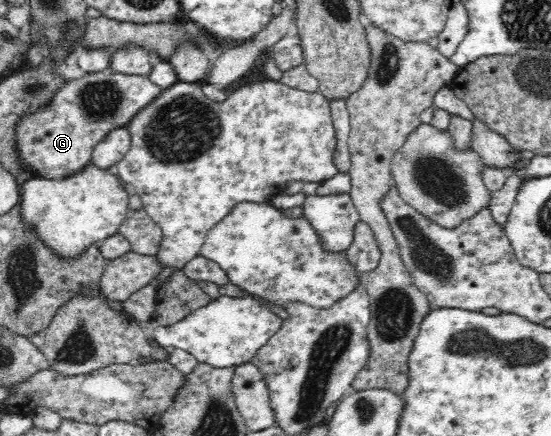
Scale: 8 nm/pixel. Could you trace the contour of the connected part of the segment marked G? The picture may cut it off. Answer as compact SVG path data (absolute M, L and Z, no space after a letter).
M109 71L86 73L81 78L62 80L60 89L54 93L48 104L42 104L34 112L26 112L16 120L16 151L22 166L32 172L32 176L40 176L48 180L56 180L75 175L91 163L94 147L109 132L126 125L143 108L146 108L163 92L152 85L148 76L125 75Z

